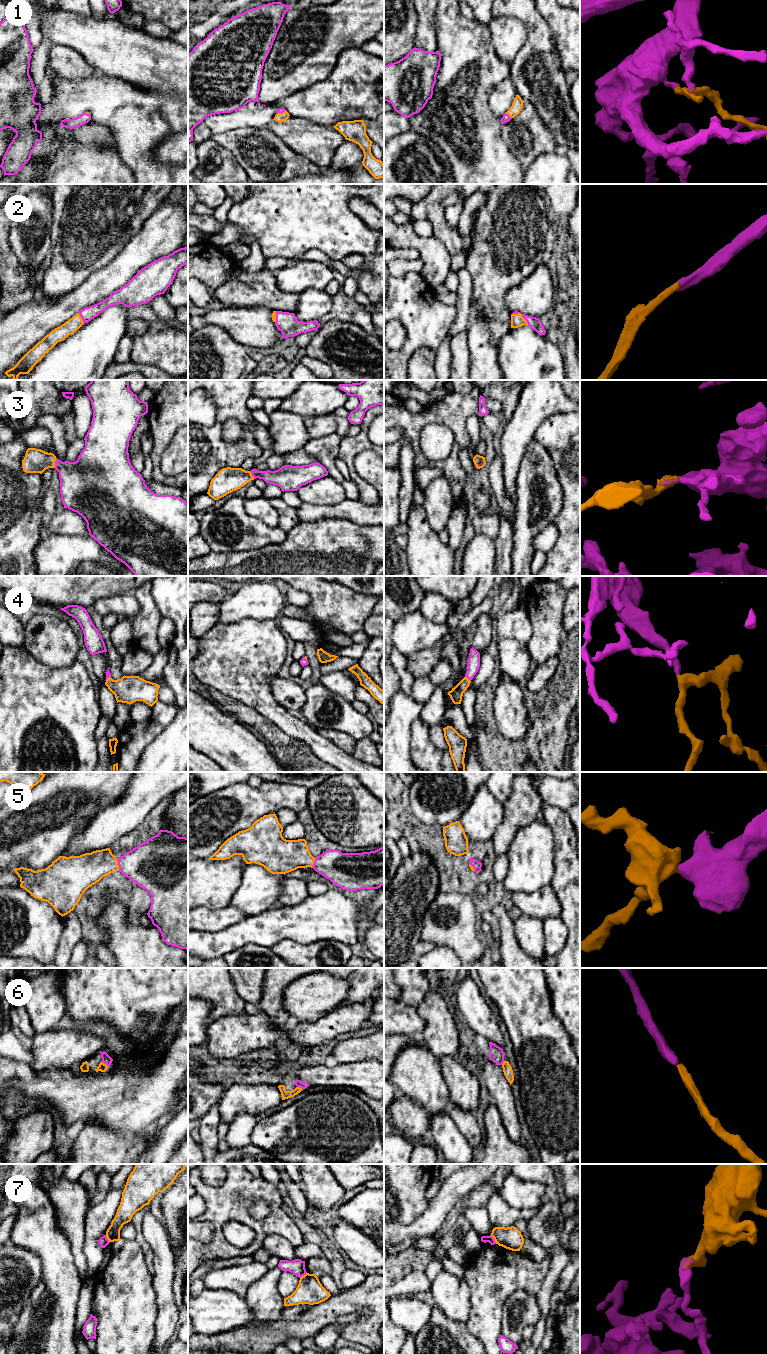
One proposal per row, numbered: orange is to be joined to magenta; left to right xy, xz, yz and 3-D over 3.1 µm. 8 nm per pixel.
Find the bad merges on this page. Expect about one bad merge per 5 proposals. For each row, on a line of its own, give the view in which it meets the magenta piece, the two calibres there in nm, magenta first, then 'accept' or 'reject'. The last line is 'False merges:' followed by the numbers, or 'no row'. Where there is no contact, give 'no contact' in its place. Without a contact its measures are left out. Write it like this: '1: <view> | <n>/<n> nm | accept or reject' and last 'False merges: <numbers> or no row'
1: yz | 70/90 nm | accept
2: xy | 110/110 nm | accept
3: xy | 340/190 nm | accept
4: yz | 100/100 nm | accept
5: xy | 360/260 nm | accept
6: xy | 80/70 nm | accept
7: yz | 60/180 nm | reject
False merges: 7

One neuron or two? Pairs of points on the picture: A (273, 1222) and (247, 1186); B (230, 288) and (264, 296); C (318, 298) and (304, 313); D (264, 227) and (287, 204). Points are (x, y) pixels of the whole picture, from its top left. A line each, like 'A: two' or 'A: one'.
A: one
B: one
C: one
D: one

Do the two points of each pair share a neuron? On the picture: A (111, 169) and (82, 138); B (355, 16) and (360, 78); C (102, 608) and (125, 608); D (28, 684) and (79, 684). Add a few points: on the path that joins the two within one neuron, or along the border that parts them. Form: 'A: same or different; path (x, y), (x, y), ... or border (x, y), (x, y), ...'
A: different; border (65, 138), (73, 138), (83, 145), (111, 148)
B: different; border (359, 47), (346, 47), (337, 58)
C: same; path (108, 608), (119, 608)
D: same; path (41, 684), (66, 684)

